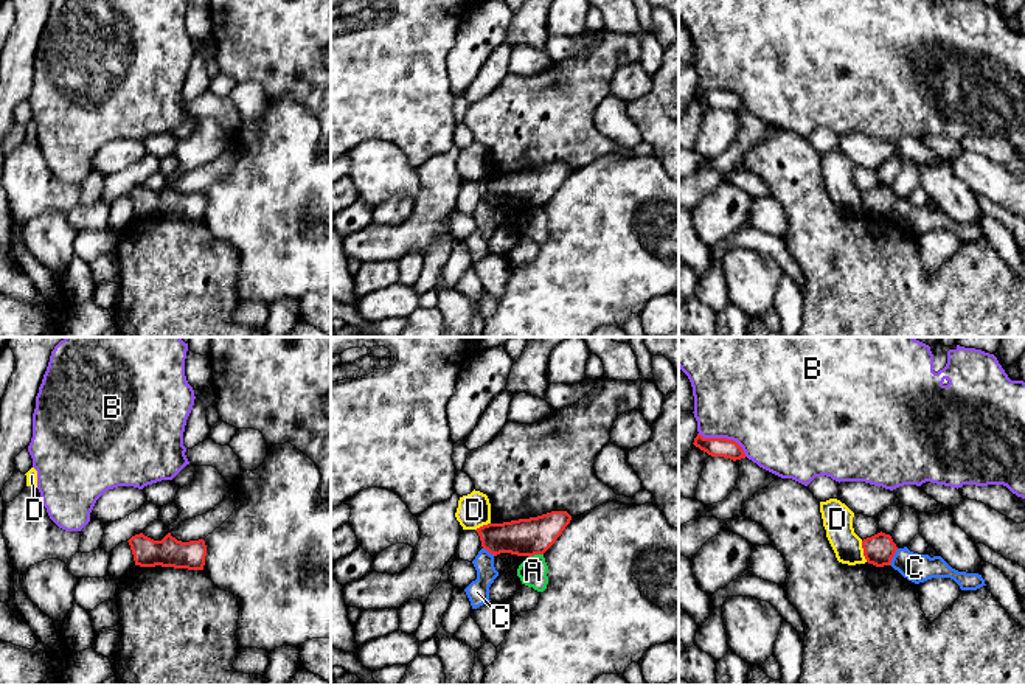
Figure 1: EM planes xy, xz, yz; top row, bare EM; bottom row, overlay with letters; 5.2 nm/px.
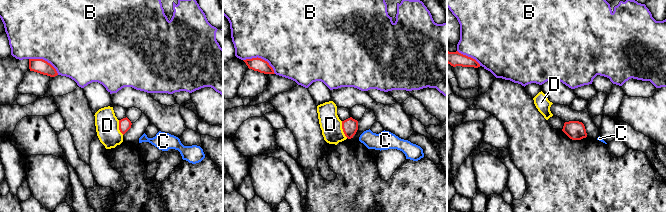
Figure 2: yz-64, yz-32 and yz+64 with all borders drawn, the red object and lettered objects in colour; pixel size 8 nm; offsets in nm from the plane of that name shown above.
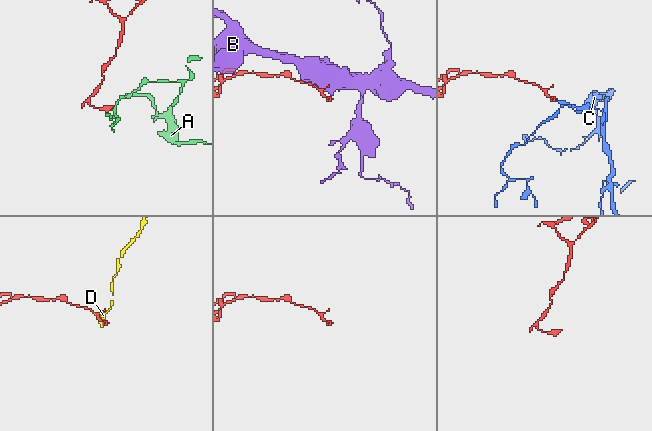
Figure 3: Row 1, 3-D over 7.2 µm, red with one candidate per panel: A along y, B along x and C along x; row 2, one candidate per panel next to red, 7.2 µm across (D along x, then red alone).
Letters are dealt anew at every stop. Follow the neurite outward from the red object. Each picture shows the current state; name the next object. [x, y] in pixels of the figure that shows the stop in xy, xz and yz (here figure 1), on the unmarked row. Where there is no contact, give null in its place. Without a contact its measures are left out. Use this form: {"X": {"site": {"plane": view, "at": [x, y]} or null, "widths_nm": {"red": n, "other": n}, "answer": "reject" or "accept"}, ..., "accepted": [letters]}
{"A": {"site": {"plane": "xz", "at": [535, 205]}, "widths_nm": {"red": 190, "other": 150}, "answer": "reject"}, "B": {"site": {"plane": "yz", "at": [724, 90]}, "widths_nm": {"red": 100, "other": 480}, "answer": "reject"}, "C": {"site": {"plane": "yz", "at": [893, 207]}, "widths_nm": {"red": 160, "other": 150}, "answer": "reject"}, "D": {"site": {"plane": "yz", "at": [864, 204]}, "widths_nm": {"red": 160, "other": 160}, "answer": "reject"}, "accepted": []}

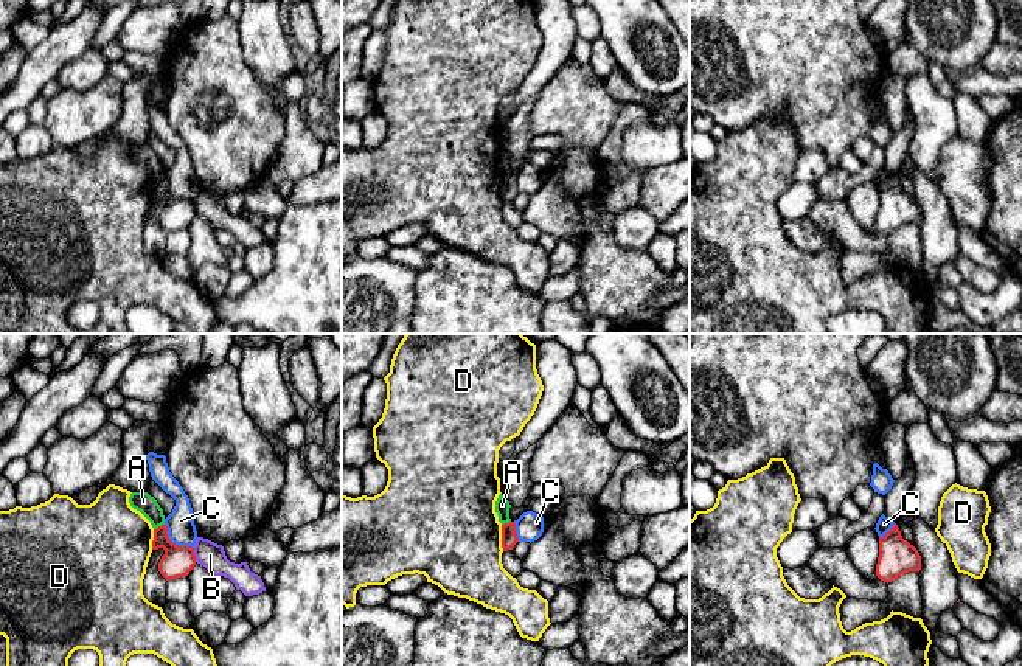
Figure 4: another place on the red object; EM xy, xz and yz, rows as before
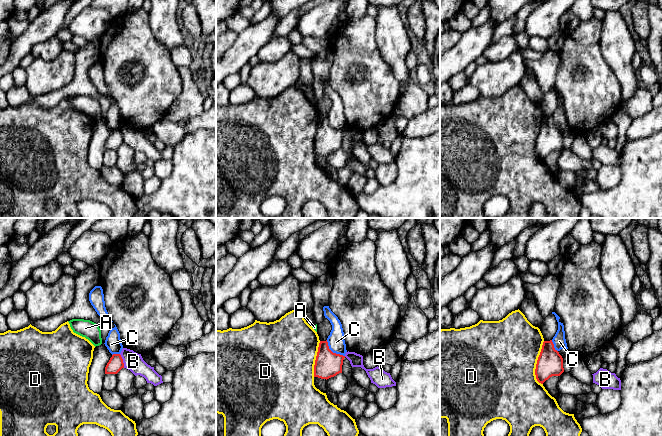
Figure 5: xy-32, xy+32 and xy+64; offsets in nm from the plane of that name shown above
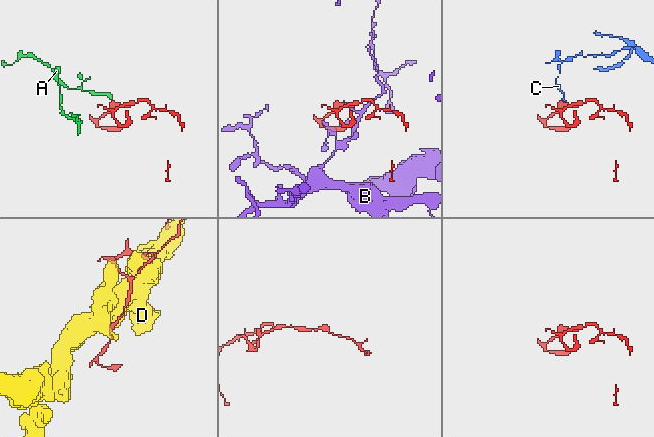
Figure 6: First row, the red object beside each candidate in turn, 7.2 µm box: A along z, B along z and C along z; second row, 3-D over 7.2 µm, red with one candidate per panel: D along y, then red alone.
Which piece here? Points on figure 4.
{"A": {"site": {"plane": "xy", "at": [159, 179]}, "widths_nm": {"red": 160, "other": 100}, "answer": "reject"}, "B": {"site": {"plane": "xy", "at": [193, 207]}, "widths_nm": {"red": 160, "other": 140}, "answer": "reject"}, "C": {"site": {"plane": "xy", "at": [174, 196]}, "widths_nm": {"red": 160, "other": 140}, "answer": "reject"}, "D": {"site": {"plane": "xz", "at": [502, 190]}, "widths_nm": {"red": 80, "other": 500}, "answer": "reject"}, "accepted": []}

